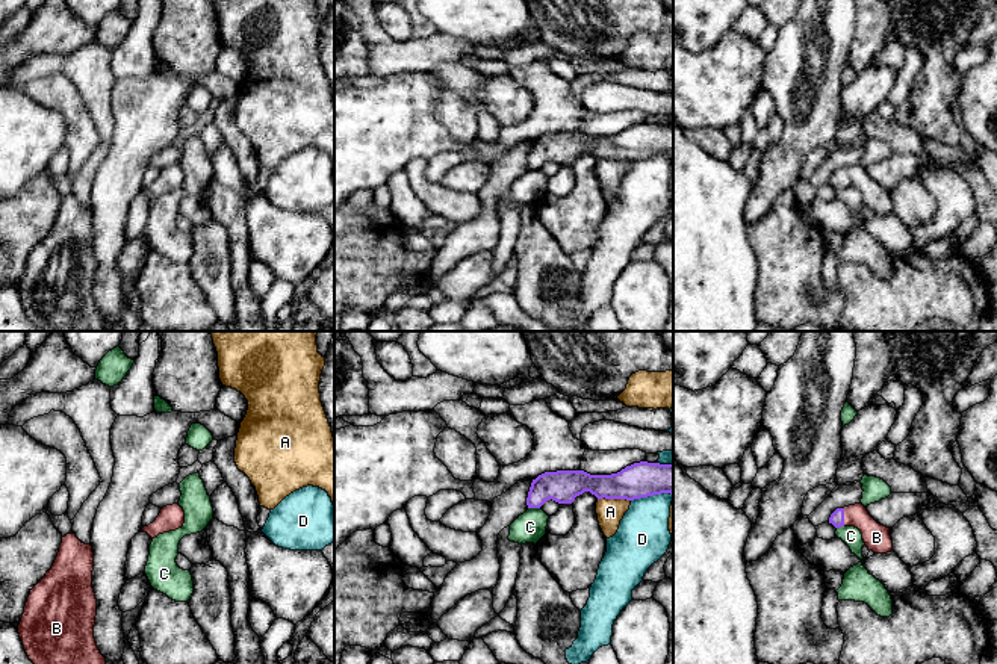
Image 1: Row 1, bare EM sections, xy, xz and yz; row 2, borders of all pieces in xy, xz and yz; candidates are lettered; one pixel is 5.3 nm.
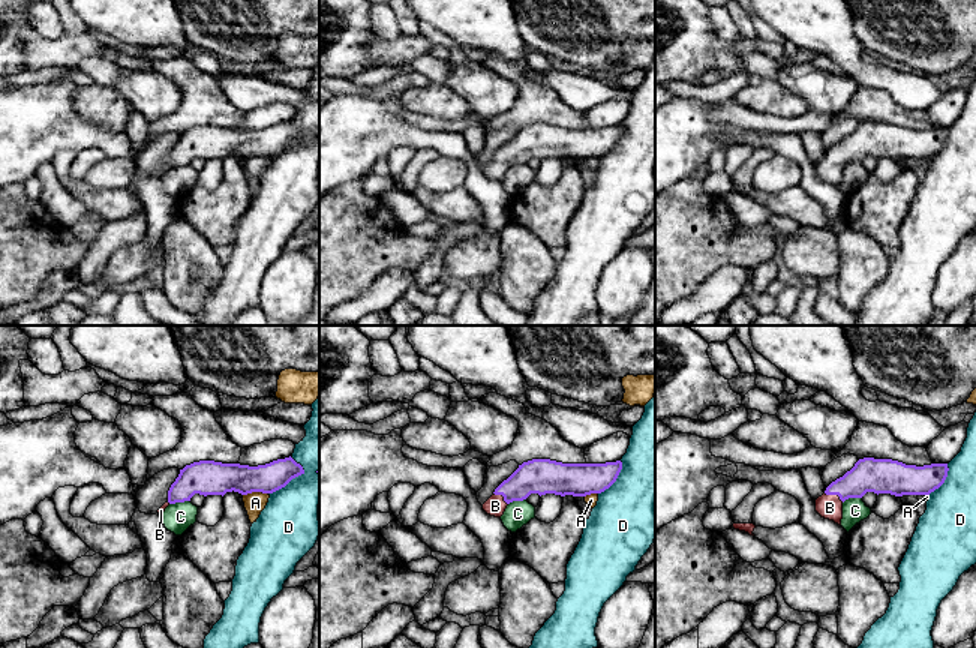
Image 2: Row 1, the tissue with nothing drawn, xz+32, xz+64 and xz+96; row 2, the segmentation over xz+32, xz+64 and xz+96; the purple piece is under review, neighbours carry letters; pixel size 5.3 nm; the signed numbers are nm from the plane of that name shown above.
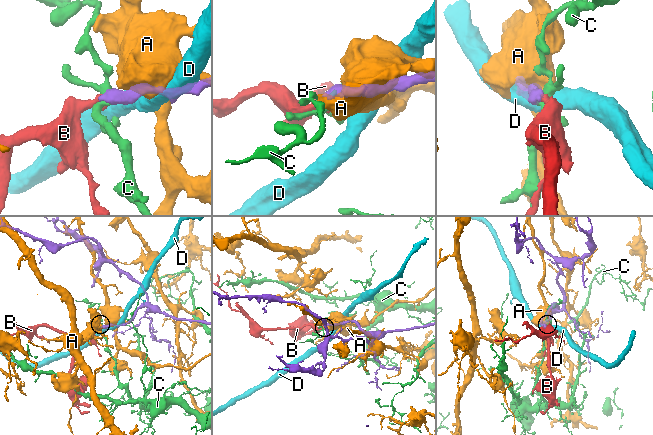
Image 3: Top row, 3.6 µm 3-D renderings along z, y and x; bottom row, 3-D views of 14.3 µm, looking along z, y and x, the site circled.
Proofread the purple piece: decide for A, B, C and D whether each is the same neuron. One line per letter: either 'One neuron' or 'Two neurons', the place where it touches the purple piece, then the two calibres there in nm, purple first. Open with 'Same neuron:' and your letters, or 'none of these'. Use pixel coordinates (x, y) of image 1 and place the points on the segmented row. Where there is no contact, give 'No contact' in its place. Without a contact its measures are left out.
Same neuron: B
A: Two neurons. Touches purple at xz (614, 498). Thickness 190 nm (purple) against 140 nm
B: One neuron. Touches purple at yz (843, 518). Thickness 80 nm (purple) against 140 nm
C: Two neurons. Touches purple at xz (534, 507). Thickness 180 nm (purple) against 160 nm
D: Two neurons. Touches purple at xz (651, 495). Thickness 190 nm (purple) against 280 nm

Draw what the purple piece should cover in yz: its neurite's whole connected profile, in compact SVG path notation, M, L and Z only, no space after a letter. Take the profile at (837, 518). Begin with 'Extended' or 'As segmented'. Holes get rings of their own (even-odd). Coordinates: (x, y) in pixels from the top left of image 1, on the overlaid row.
Extended. M862 504L837 508L831 514L829 523L832 523L835 528L858 528L862 534L865 546L874 554L887 554L893 551L890 528L877 523Z

